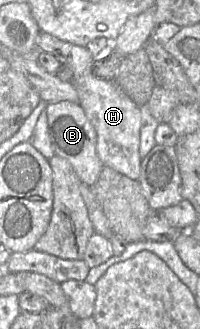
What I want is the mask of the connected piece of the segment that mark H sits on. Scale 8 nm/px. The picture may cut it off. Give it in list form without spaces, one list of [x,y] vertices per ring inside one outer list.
[[[40,31],[37,49],[54,55],[61,66],[67,66],[73,73],[72,84],[78,93],[78,103],[97,134],[97,154],[104,166],[115,169],[125,176],[138,180],[142,158],[139,154],[141,112],[114,80],[105,80],[94,75],[94,58],[86,47],[77,46]]]

